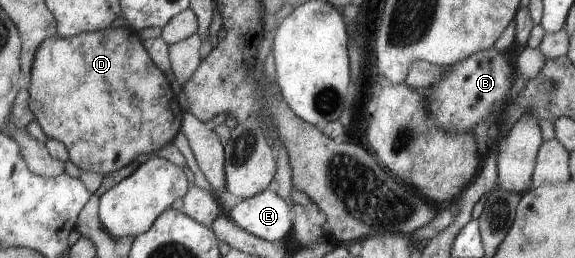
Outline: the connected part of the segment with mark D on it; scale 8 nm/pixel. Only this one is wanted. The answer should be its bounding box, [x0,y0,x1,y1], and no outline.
[28,26,182,176]

